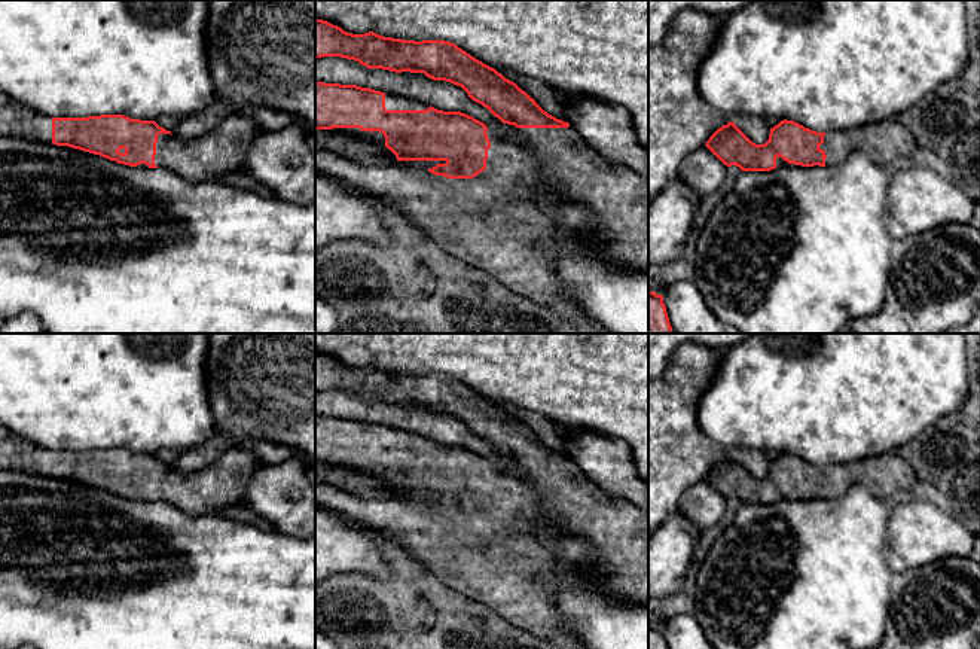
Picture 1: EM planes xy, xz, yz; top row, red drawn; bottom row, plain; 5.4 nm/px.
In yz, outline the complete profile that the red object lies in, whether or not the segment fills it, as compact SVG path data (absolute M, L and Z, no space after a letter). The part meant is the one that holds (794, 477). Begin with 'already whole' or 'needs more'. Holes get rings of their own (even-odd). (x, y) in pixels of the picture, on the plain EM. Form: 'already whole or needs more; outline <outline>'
needs more; outline M895 451L882 455L861 458L848 464L836 463L816 466L794 454L781 454L770 461L764 478L752 476L736 458L729 455L718 461L705 478L724 499L736 499L742 505L770 505L779 500L831 500L848 493L855 484L863 484L877 499L894 502L916 487L916 473L912 464Z

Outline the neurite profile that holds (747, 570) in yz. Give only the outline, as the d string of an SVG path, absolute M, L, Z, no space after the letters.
M863 484L852 485L848 493L831 500L779 500L770 505L741 505L735 518L709 548L702 567L693 576L693 616L715 649L871 649L882 643L891 603L891 579L894 576L885 557L886 527L891 502L877 499Z

